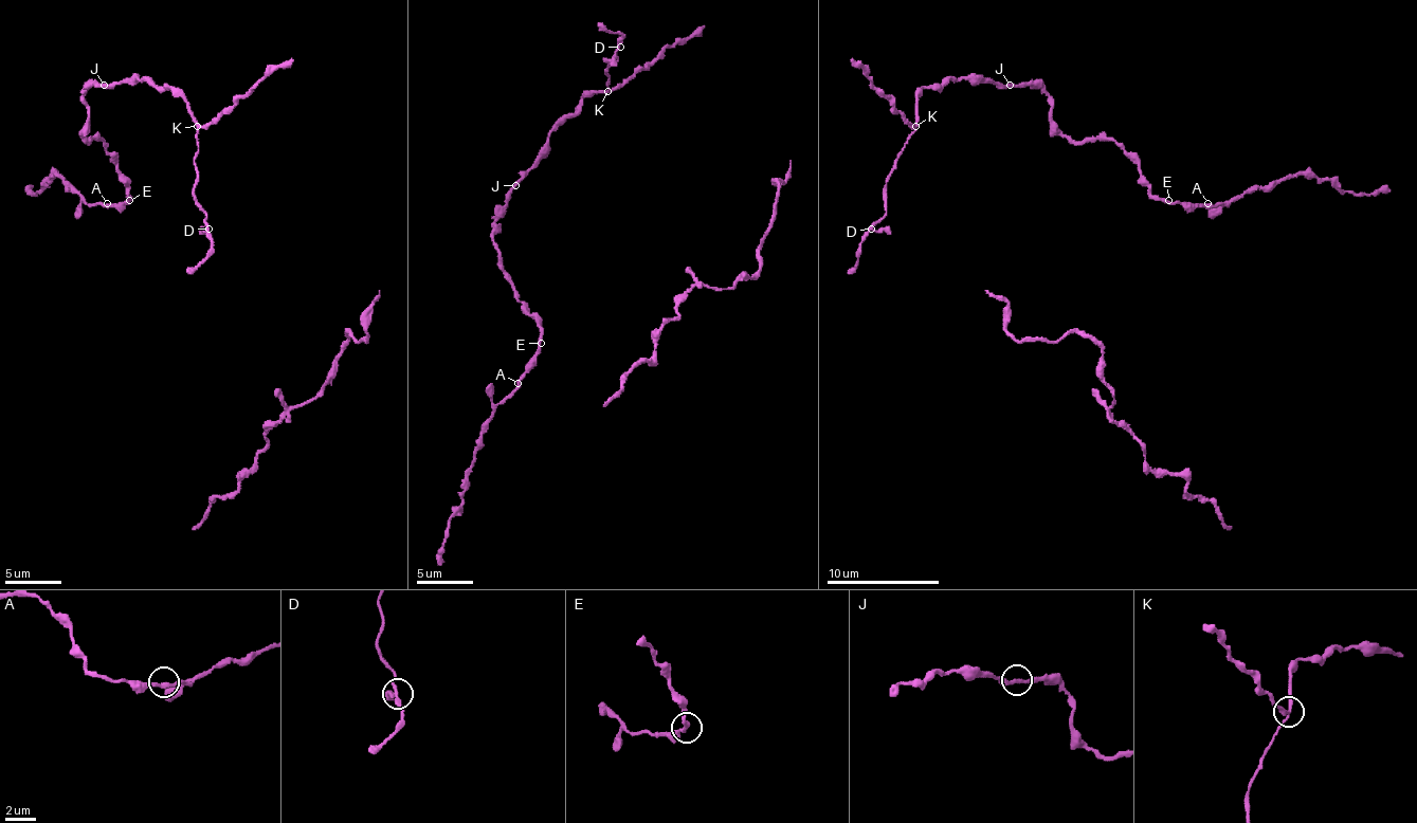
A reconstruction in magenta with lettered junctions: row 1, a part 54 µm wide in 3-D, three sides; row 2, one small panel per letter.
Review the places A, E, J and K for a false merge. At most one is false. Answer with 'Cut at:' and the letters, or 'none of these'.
Cut at: K

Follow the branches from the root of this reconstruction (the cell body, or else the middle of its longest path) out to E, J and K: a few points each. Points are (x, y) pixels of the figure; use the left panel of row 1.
E: (195, 181), (197, 121), (171, 87), (146, 78), (92, 85), (84, 95), (82, 135), (104, 144), (129, 200)
J: (195, 181), (197, 121), (188, 104), (171, 87), (155, 87), (146, 78), (104, 85)
K: (195, 181), (197, 178), (195, 166), (197, 127)

